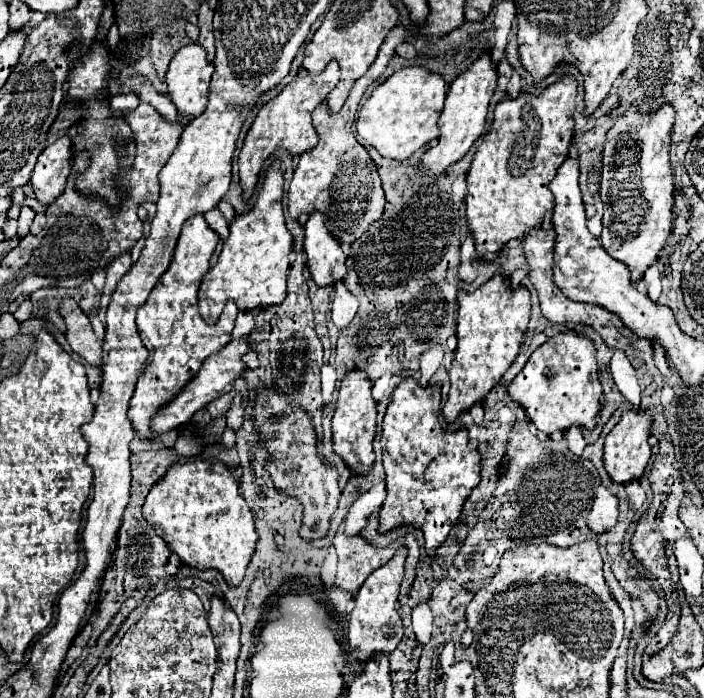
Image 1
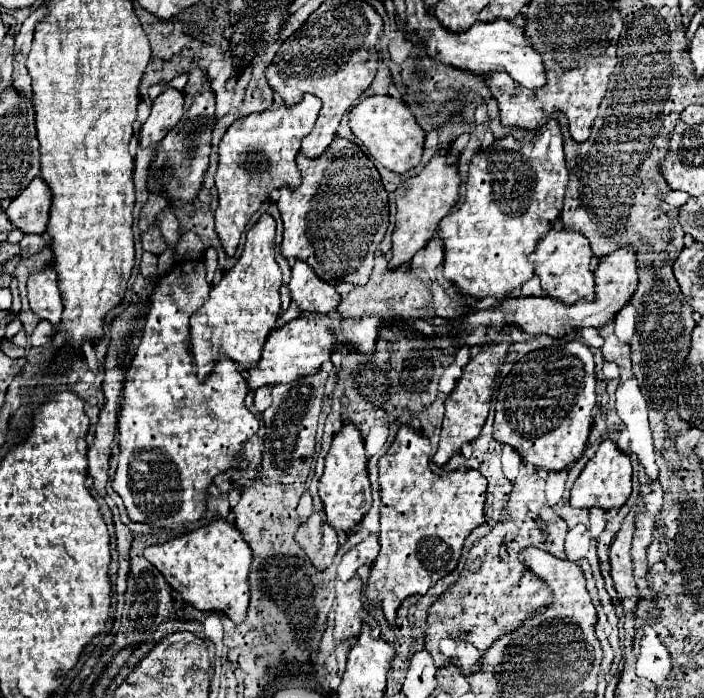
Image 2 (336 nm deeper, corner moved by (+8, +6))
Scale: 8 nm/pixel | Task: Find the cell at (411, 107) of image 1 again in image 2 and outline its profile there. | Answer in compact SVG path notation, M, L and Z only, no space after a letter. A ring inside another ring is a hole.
M371 95L351 109L349 127L355 137L367 147L369 155L373 155L389 171L407 173L409 169L419 165L423 155L425 131L419 127L415 115L403 101L391 95Z

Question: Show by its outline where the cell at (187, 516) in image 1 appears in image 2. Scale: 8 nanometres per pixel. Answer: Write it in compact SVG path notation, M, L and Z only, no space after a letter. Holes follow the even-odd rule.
M213 519L207 527L183 533L167 543L145 549L151 561L165 577L165 581L181 593L183 601L201 611L223 611L231 621L241 623L249 605L249 567L253 553L239 529L225 519Z

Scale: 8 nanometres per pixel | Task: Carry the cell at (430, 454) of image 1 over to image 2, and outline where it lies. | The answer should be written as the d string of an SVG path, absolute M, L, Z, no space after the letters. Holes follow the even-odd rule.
M401 425L395 441L379 459L381 549L369 573L367 599L381 603L389 623L395 621L395 611L405 597L427 593L431 585L455 569L465 537L485 521L485 477L475 469L437 475L429 467L429 457L427 435Z

